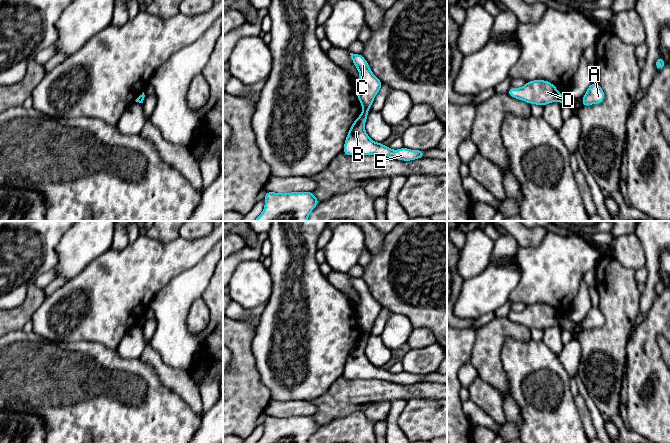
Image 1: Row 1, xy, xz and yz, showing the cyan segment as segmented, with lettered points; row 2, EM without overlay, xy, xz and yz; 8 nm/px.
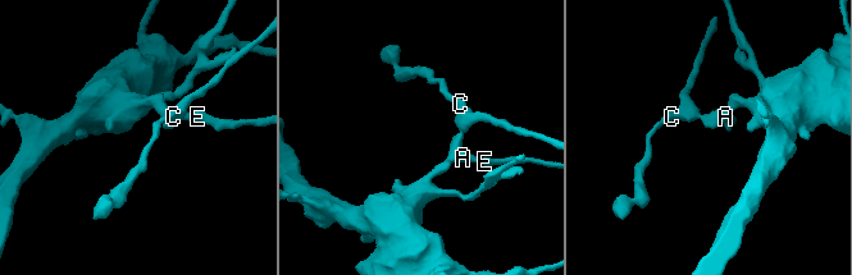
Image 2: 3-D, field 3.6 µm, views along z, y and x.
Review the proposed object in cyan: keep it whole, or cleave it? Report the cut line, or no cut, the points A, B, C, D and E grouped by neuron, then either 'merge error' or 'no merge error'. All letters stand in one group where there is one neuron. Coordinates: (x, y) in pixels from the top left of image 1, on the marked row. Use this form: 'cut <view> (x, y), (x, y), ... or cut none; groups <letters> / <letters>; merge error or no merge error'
cut yz (561, 95), (558, 100); groups A B E / C D; merge error

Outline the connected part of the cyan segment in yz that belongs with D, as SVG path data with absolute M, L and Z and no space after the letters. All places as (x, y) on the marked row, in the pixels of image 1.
M546 80L529 81L521 88L510 87L507 93L513 98L539 106L559 101L561 96L557 88Z

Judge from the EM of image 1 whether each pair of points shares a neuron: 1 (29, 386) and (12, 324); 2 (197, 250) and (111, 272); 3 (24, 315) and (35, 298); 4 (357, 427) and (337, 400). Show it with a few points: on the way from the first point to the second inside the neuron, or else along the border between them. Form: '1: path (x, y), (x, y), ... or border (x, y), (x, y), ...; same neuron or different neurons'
1: border (21, 329), (15, 329), (10, 332); different neurons
2: path (176, 257), (147, 265), (138, 272), (132, 272); same neuron
3: path (25, 311), (32, 302); same neuron
4: border (363, 409), (334, 418), (326, 424); different neurons

